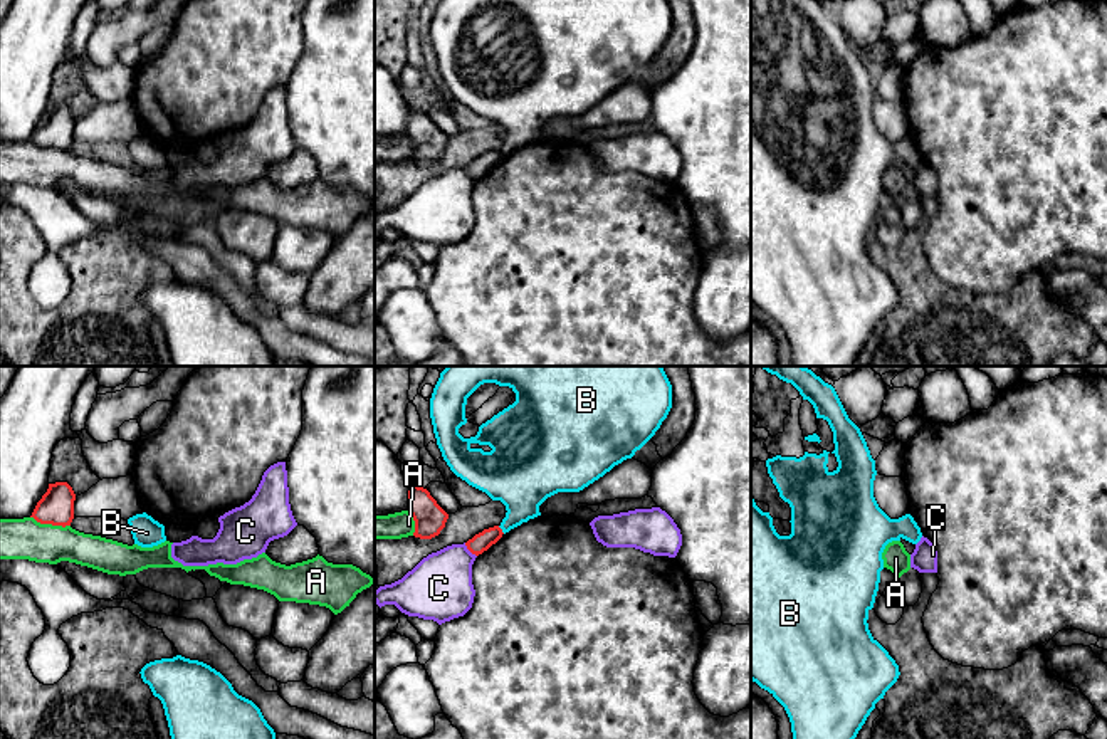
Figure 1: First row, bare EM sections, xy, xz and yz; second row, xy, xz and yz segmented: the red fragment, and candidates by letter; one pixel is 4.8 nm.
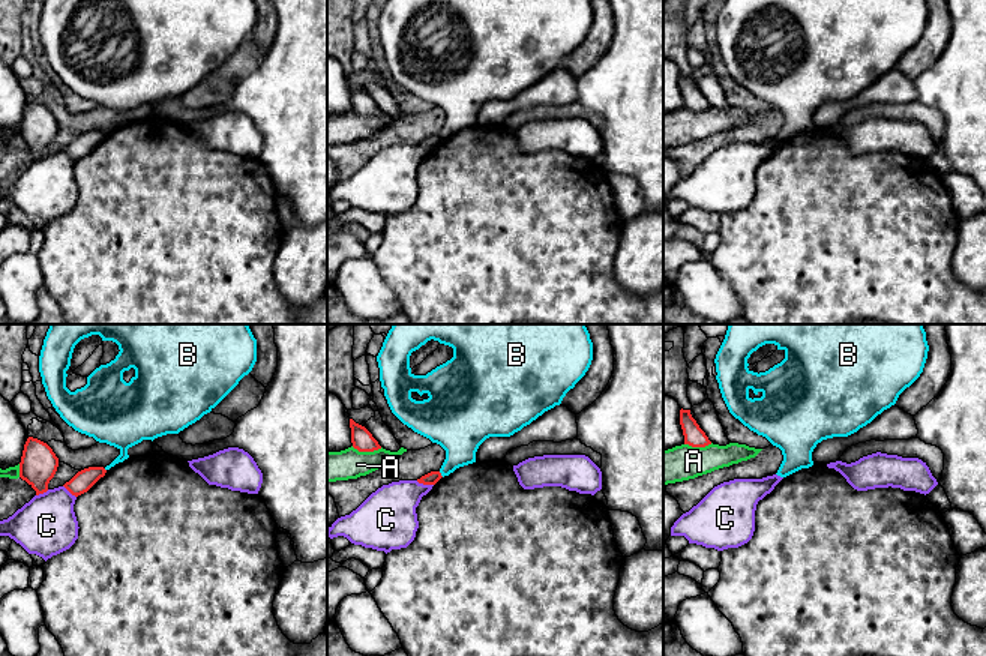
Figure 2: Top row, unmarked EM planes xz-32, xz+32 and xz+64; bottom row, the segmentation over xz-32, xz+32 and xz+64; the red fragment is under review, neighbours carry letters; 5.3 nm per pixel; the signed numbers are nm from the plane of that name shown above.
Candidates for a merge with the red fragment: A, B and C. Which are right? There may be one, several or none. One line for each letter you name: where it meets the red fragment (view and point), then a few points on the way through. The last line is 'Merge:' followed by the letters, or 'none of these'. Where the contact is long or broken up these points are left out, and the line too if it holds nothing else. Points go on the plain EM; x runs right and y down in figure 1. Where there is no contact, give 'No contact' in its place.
Merge: none of these

